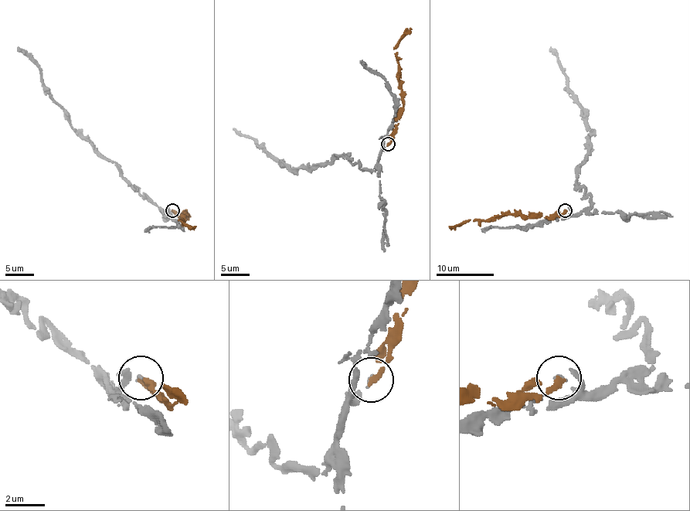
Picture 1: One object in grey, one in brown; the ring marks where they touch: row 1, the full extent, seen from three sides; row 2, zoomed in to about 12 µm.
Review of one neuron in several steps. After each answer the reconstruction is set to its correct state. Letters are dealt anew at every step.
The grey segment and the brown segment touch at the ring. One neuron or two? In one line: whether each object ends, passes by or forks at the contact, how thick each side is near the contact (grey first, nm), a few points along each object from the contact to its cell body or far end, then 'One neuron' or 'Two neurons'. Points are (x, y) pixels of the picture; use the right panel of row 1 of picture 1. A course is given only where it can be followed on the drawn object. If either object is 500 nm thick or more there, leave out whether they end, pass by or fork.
At the ring grey ends. At the ring brown ends. Thickness 90 nm (grey) against 240 nm. Course of grey: (565, 210), (581, 213), (591, 206), (576, 169), (588, 151), (589, 129), (551, 47). Course of brown: (565, 210), (559, 215), (544, 218), (531, 215), (502, 215), (477, 220), (467, 219), (449, 228). One neuron

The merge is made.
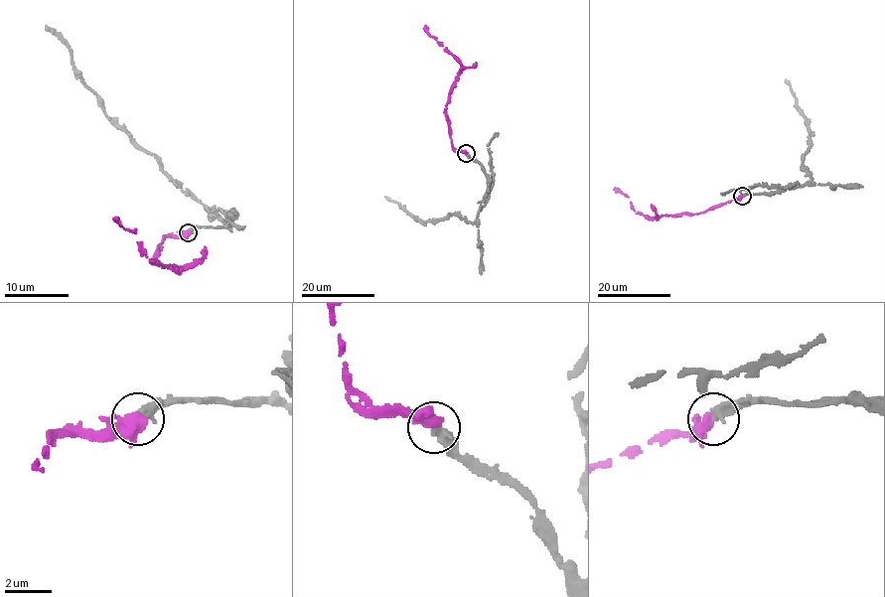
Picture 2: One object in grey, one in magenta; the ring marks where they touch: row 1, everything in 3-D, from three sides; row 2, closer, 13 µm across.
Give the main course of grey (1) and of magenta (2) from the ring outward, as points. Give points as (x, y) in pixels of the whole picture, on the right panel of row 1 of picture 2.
1: (742, 197), (746, 193), (784, 191), (811, 180), (802, 157), (810, 146), (809, 121), (786, 79)
2: (742, 197), (699, 213), (661, 215), (652, 219), (633, 209), (628, 197), (614, 188)

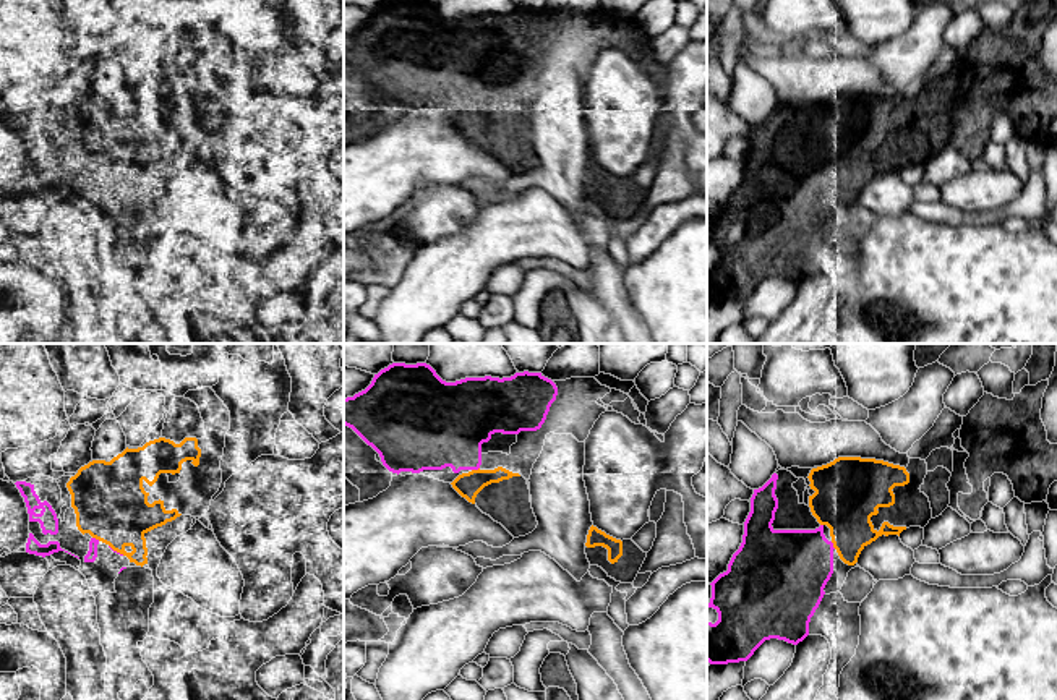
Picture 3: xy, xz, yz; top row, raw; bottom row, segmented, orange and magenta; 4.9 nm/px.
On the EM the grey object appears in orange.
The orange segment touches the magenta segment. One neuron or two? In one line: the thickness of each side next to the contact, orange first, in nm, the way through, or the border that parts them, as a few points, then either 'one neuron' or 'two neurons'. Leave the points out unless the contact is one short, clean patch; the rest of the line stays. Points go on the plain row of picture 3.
120/380 nm | one neuron

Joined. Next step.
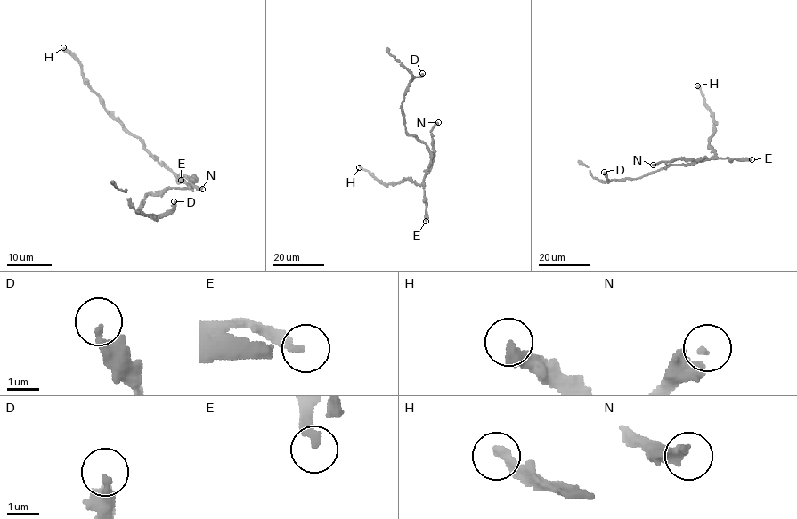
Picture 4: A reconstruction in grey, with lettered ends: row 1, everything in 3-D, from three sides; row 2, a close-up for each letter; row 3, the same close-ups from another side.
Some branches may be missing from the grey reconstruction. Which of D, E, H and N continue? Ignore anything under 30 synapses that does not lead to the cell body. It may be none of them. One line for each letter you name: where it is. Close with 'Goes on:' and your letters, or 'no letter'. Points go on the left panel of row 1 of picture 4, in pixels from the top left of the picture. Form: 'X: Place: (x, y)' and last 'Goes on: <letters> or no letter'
Goes on: no letter

